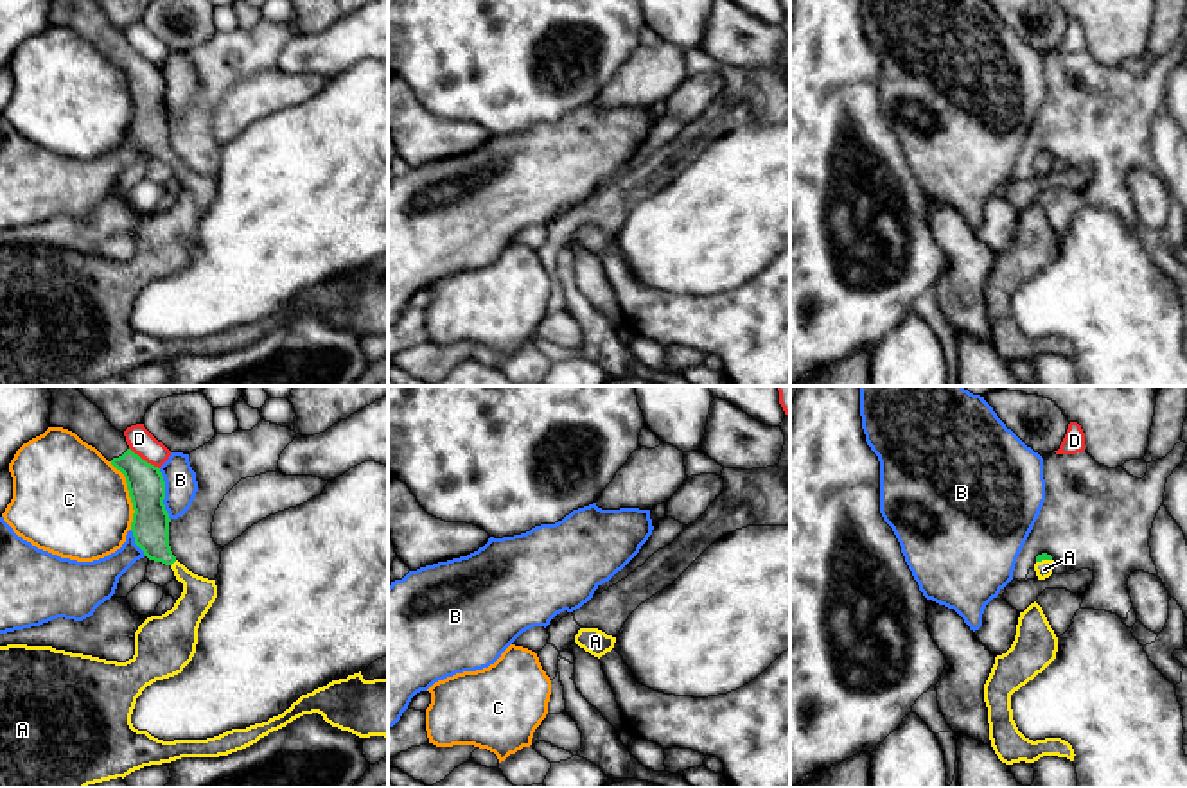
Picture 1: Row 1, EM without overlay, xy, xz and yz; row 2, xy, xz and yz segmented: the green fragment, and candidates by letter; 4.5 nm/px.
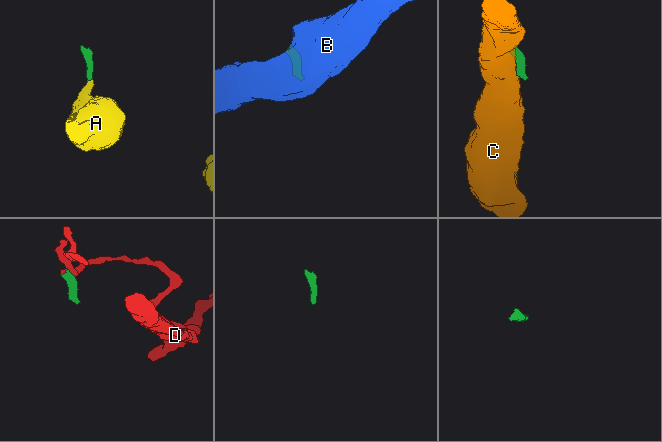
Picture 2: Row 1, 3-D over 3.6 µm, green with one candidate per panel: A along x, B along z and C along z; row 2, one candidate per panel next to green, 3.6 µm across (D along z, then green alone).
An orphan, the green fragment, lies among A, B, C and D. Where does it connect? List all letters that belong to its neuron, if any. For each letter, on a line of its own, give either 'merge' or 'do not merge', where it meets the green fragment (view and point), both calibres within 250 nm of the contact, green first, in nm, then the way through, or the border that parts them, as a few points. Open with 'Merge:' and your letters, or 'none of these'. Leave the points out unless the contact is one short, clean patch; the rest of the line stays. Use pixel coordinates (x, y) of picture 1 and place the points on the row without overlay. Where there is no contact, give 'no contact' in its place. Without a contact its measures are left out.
Merge: A
A: merge; contact xy (173, 160); calibres 170 and 150 nm; way xy (149, 124), (155, 142), (173, 160), (200, 191)
B: do not merge; contact xy (164, 92); calibres 170 and 140 nm
C: do not merge; contact xy (130, 94); calibres 170 and 480 nm
D: do not merge; contact xy (144, 58); calibres 170 and 110 nm; border xy (130, 45), (158, 67)

